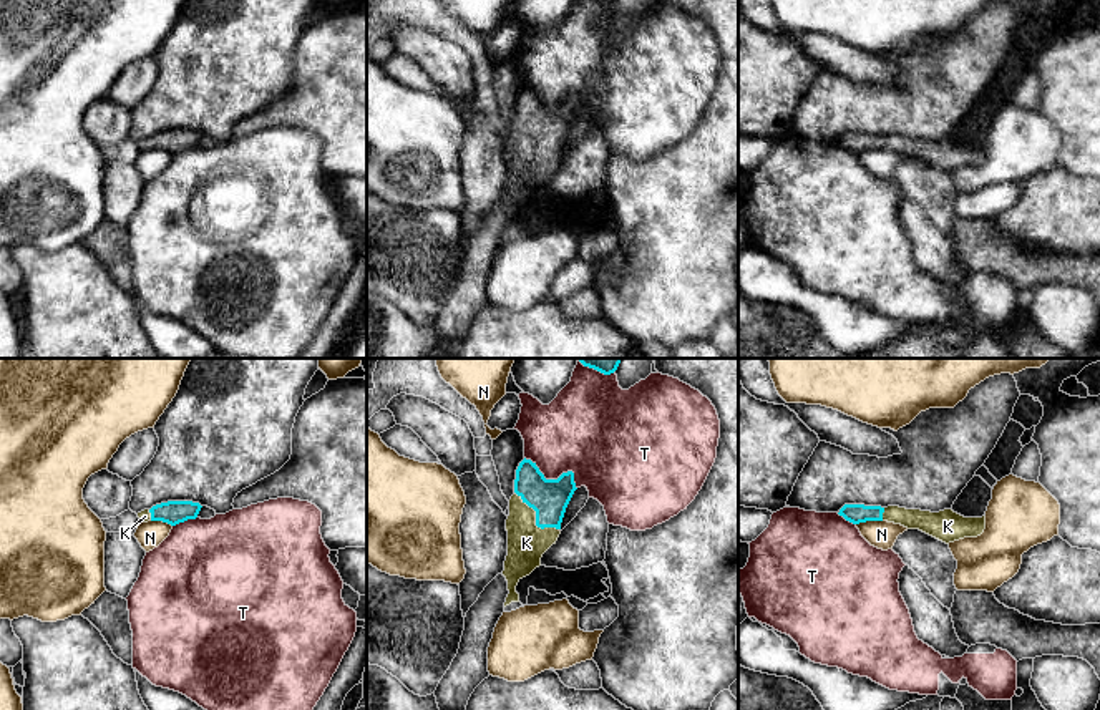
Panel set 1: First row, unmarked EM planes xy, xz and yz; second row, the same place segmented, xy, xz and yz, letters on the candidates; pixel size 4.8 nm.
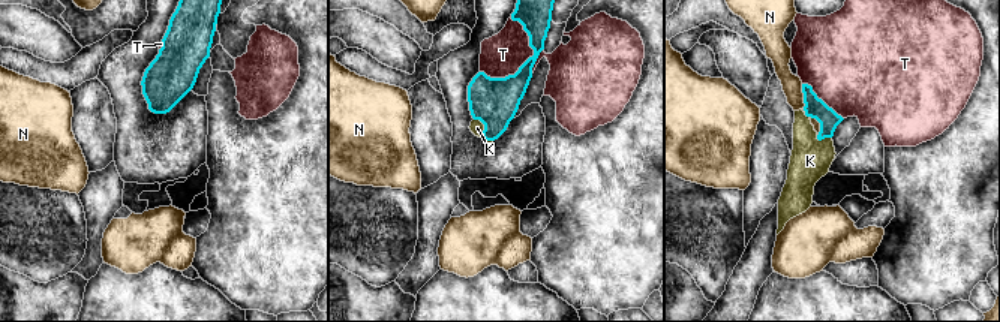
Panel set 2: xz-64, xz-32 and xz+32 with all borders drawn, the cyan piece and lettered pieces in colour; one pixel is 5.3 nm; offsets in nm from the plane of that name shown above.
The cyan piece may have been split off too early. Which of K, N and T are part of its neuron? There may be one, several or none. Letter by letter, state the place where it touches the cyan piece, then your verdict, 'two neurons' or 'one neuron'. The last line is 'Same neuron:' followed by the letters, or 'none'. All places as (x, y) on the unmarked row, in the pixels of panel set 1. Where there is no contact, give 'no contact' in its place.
K: meets cyan in xz at (536, 148); one neuron
N: meets cyan in yz at (868, 148); two neurons
T: meets cyan in xz at (558, 106); two neurons
Same neuron: K

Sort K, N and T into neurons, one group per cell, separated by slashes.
K / N / T

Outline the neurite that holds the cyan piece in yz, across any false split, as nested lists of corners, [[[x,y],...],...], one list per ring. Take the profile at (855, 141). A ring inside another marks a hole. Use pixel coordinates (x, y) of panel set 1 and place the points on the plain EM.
[[[844,133],[838,143],[853,153],[866,149],[888,149],[901,153],[908,158],[919,158],[946,173],[964,166],[977,166],[986,158],[986,144],[964,146],[952,138],[931,141],[921,138],[906,138],[899,134],[881,136],[864,133]]]

